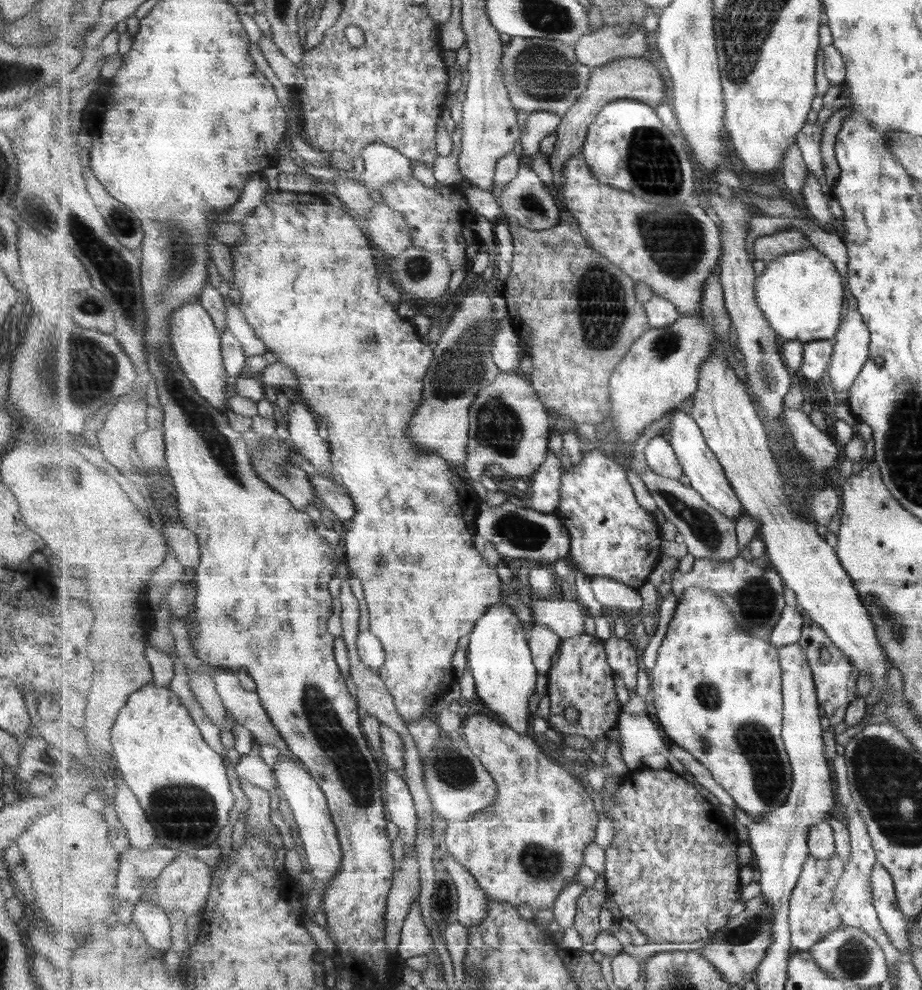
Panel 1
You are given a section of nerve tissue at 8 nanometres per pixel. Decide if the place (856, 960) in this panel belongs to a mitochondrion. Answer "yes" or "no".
yes

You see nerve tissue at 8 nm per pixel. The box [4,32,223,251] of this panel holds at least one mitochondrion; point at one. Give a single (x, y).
(36, 208)

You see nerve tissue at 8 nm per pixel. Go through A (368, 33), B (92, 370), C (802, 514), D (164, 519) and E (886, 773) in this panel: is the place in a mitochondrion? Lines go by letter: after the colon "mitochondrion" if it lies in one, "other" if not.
A: other
B: mitochondrion
C: other
D: other
E: mitochondrion

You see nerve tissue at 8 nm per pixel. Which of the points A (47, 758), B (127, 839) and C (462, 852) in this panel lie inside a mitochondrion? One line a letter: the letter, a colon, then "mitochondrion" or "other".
A: other
B: other
C: other

